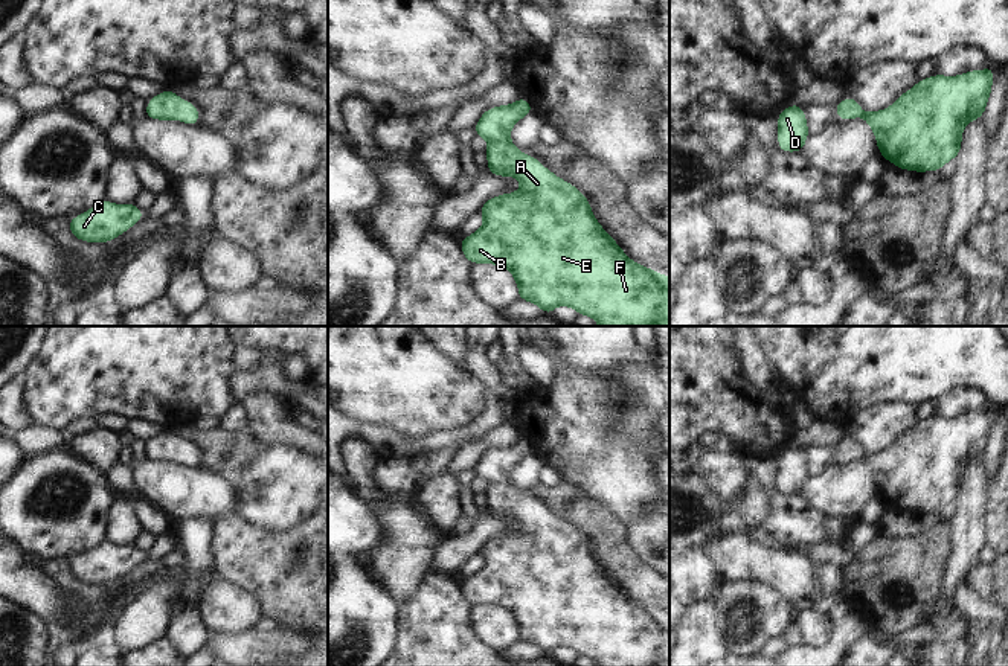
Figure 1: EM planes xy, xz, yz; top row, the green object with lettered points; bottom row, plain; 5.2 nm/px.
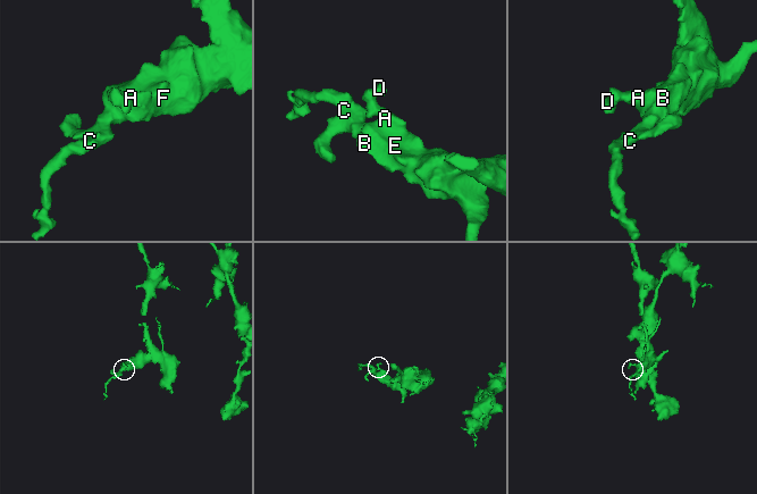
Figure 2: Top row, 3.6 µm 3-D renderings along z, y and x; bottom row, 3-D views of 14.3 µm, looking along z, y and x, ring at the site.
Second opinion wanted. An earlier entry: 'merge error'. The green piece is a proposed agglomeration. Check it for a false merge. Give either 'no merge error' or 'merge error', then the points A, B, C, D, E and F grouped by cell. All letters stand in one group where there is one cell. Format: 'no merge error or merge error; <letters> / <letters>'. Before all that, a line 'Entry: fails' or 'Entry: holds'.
Entry: fails
no merge error; A B C D E F

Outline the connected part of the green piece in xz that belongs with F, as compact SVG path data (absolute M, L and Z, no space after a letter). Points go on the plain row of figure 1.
M518 437L512 445L486 450L473 469L488 483L486 511L494 518L518 520L520 532L482 546L482 568L459 582L464 599L471 607L506 608L517 625L518 642L537 646L546 657L557 648L570 648L598 666L669 666L669 619L631 602L593 558L579 530L511 483L512 468L531 454L532 447Z

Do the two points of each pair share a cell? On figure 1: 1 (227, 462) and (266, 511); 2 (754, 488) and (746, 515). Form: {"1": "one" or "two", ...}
{"1": "two", "2": "one"}

